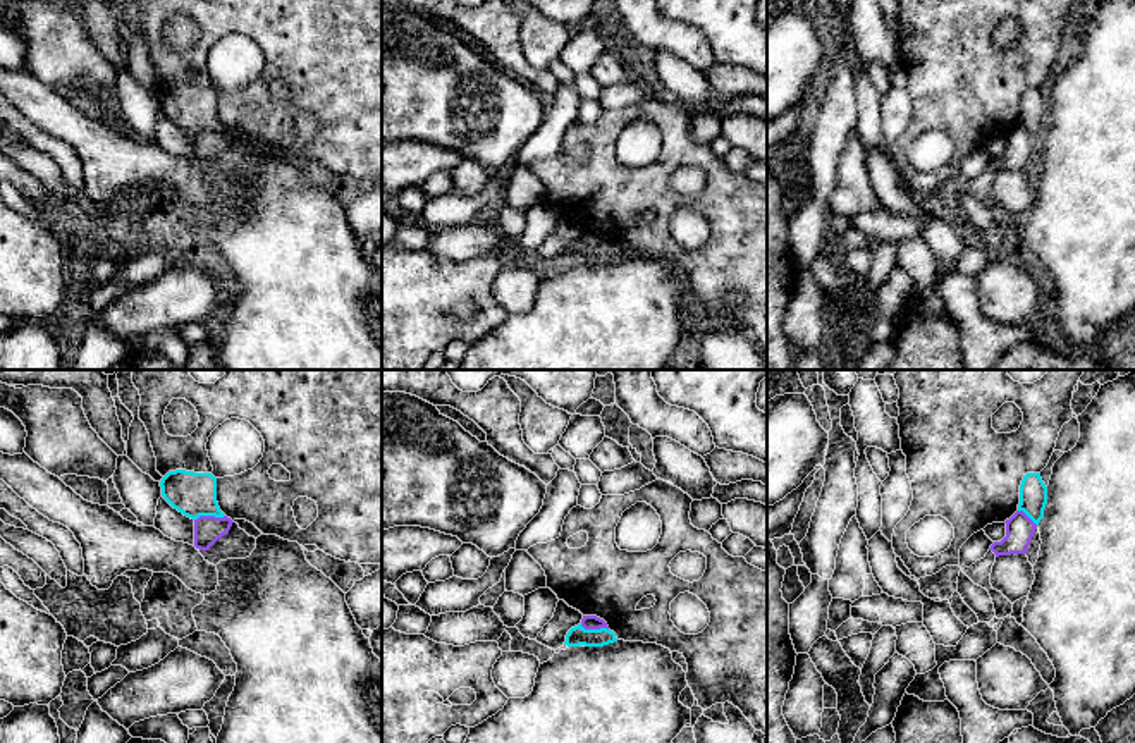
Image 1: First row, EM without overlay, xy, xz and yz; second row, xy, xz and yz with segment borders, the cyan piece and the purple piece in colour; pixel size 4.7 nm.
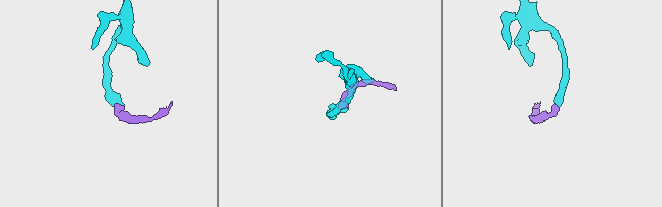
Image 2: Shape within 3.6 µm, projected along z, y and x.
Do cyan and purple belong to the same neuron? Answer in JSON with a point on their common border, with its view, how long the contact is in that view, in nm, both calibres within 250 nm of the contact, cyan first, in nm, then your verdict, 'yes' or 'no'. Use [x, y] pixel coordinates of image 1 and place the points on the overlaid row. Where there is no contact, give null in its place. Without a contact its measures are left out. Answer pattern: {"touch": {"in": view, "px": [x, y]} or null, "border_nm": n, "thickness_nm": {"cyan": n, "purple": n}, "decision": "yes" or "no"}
{"touch": {"in": "xy", "px": [208, 515]}, "border_nm": 150, "thickness_nm": {"cyan": 200, "purple": 130}, "decision": "no"}

